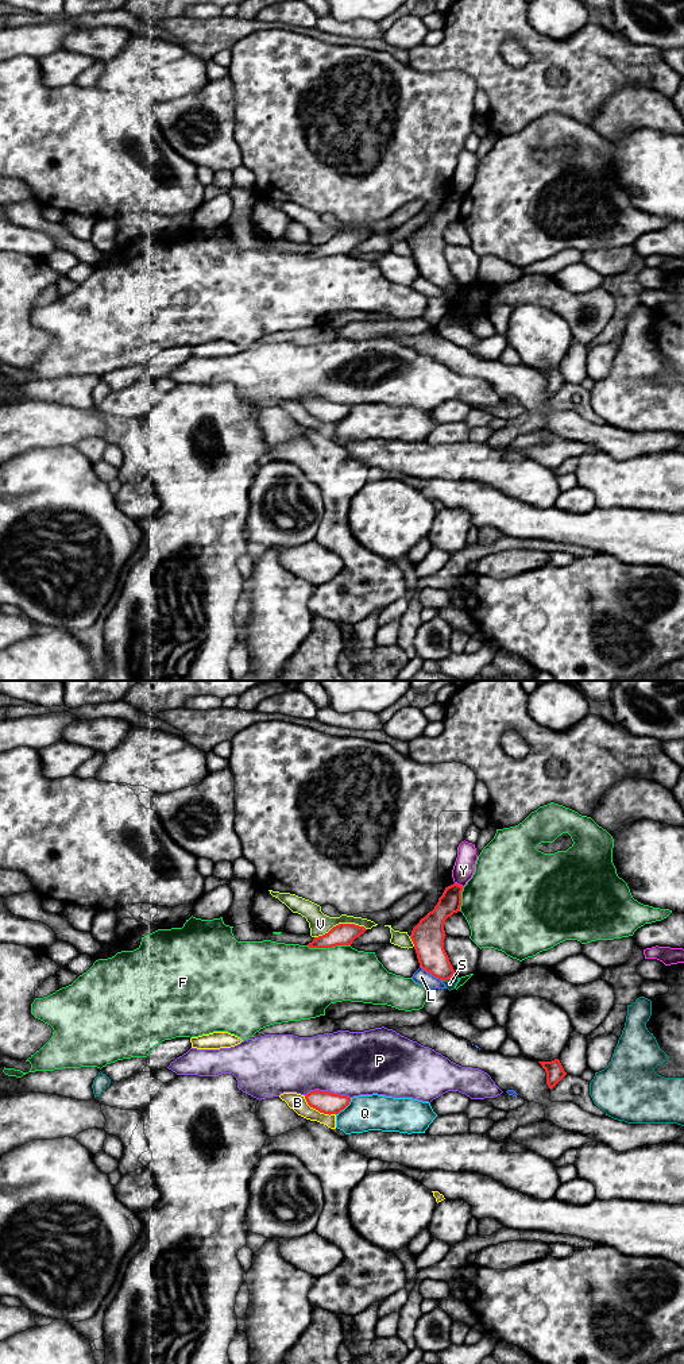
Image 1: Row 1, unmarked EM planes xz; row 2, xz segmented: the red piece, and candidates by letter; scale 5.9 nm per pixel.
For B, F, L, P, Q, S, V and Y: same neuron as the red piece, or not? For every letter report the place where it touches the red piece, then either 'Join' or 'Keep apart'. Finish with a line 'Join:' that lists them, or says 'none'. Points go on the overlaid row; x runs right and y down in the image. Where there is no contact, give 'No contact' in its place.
B: Touches red at xz (317, 1109). Keep apart
F: Touches red at xz (328, 947). Keep apart
L: Touches red at xz (431, 973). Keep apart
P: Touches red at xz (328, 1091). Keep apart
Q: Touches red at xz (344, 1108). Keep apart
S: Touches red at xz (449, 978). Keep apart
V: Touches red at xz (340, 924). Keep apart
Y: Touches red at xz (459, 885). Keep apart
Join: none

